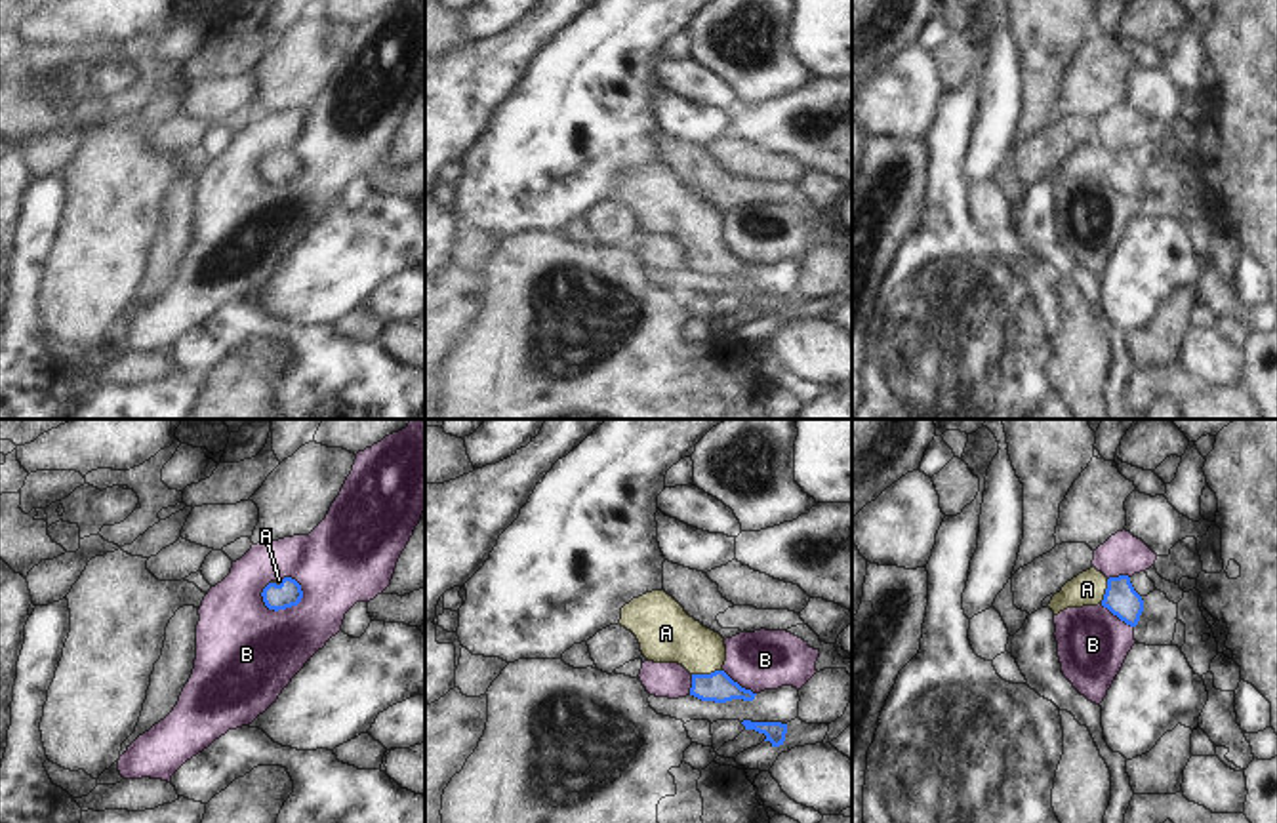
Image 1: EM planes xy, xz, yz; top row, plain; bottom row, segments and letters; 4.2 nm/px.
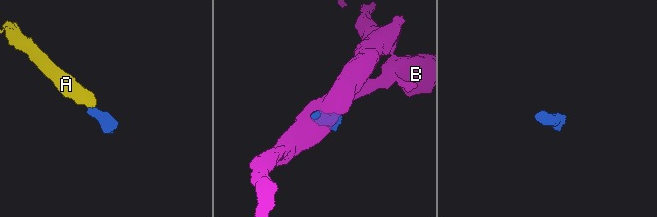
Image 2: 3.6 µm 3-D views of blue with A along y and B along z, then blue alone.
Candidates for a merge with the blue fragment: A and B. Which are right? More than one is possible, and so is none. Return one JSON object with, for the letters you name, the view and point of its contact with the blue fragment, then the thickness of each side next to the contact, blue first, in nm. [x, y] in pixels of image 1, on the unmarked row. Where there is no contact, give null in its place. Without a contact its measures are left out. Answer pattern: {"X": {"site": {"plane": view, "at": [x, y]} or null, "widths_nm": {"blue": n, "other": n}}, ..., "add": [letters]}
{"A": {"site": {"plane": "xz", "at": [706, 248]}, "widths_nm": {"blue": 130, "other": 240}}, "add": ["A"]}

